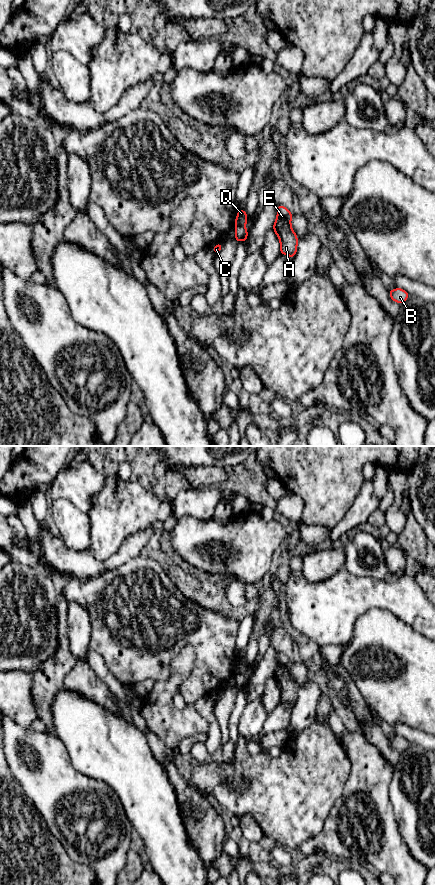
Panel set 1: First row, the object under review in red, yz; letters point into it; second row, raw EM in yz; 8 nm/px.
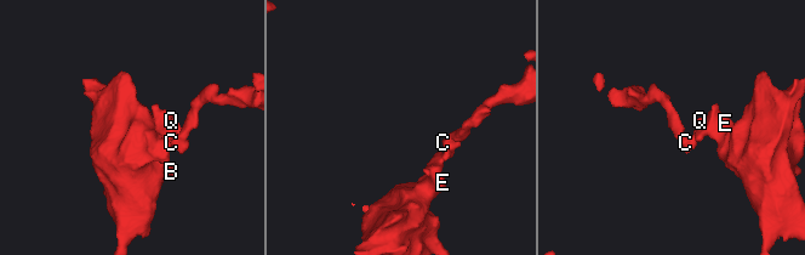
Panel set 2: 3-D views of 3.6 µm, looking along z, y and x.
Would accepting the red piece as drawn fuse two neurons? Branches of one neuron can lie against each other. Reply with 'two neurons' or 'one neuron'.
two neurons

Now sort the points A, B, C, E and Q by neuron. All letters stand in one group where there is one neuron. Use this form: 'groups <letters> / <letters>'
groups A B E / C Q

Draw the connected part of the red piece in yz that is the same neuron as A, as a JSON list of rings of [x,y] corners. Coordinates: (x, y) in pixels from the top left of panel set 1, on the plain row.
[[[277,652],[277,665],[272,676],[280,688],[280,702],[294,706],[297,701],[298,685],[291,674],[292,664],[285,654]]]

